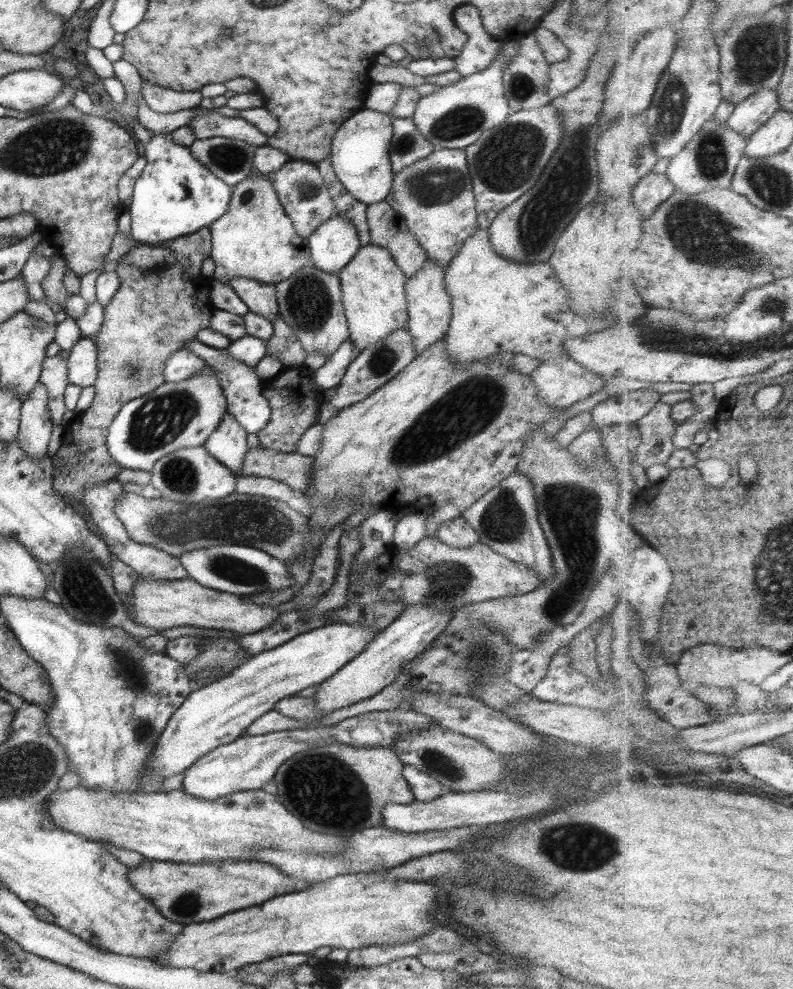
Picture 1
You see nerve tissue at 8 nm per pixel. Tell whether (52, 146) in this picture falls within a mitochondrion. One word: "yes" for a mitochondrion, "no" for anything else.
yes

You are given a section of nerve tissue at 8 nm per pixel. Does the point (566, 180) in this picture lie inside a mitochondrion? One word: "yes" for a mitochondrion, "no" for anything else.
yes

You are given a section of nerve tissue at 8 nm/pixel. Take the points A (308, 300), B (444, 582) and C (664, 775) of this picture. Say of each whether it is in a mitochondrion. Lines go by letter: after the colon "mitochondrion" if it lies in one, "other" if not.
A: mitochondrion
B: mitochondrion
C: other

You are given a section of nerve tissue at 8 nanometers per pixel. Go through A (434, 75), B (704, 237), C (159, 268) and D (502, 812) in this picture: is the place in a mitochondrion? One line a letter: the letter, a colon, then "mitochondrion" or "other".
A: other
B: mitochondrion
C: other
D: other

